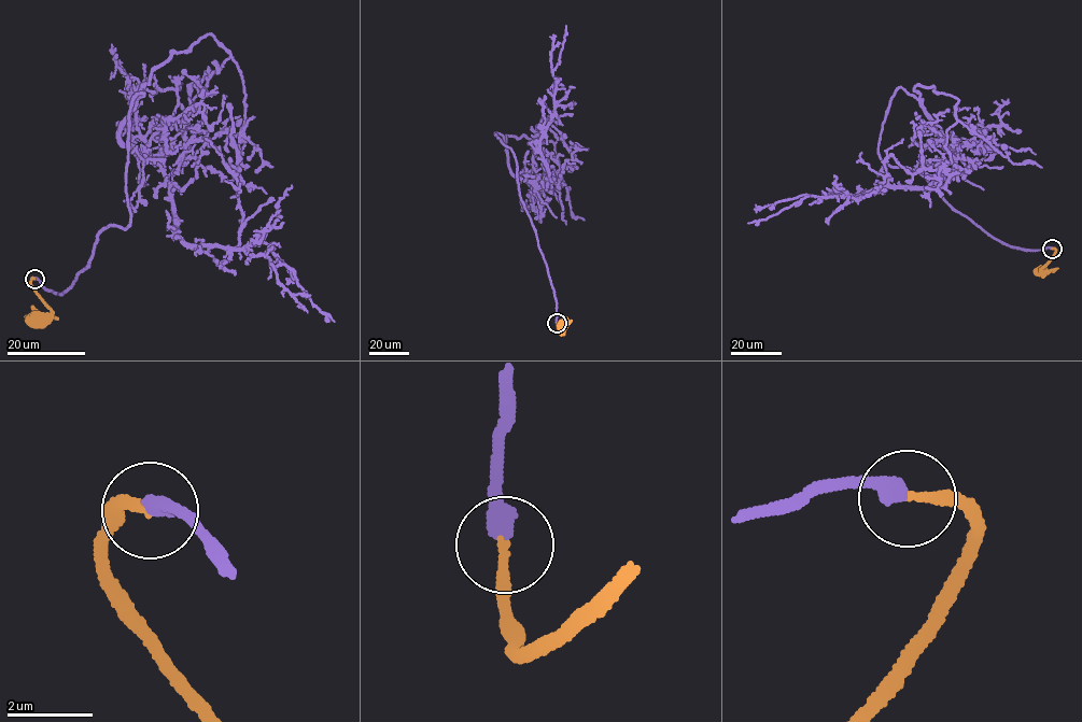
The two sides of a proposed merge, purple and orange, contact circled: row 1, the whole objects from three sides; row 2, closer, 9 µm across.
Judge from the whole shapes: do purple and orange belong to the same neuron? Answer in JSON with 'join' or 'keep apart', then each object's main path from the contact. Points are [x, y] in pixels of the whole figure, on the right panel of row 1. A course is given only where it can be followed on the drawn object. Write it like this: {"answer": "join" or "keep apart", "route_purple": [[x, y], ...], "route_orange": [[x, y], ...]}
{"answer": "join", "route_purple": [[1052, 249], [1002, 244], [924, 177], [881, 159], [901, 87], [954, 156], [943, 175], [806, 197], [748, 223]], "route_orange": [[1052, 249], [1055, 252], [1039, 270]]}

